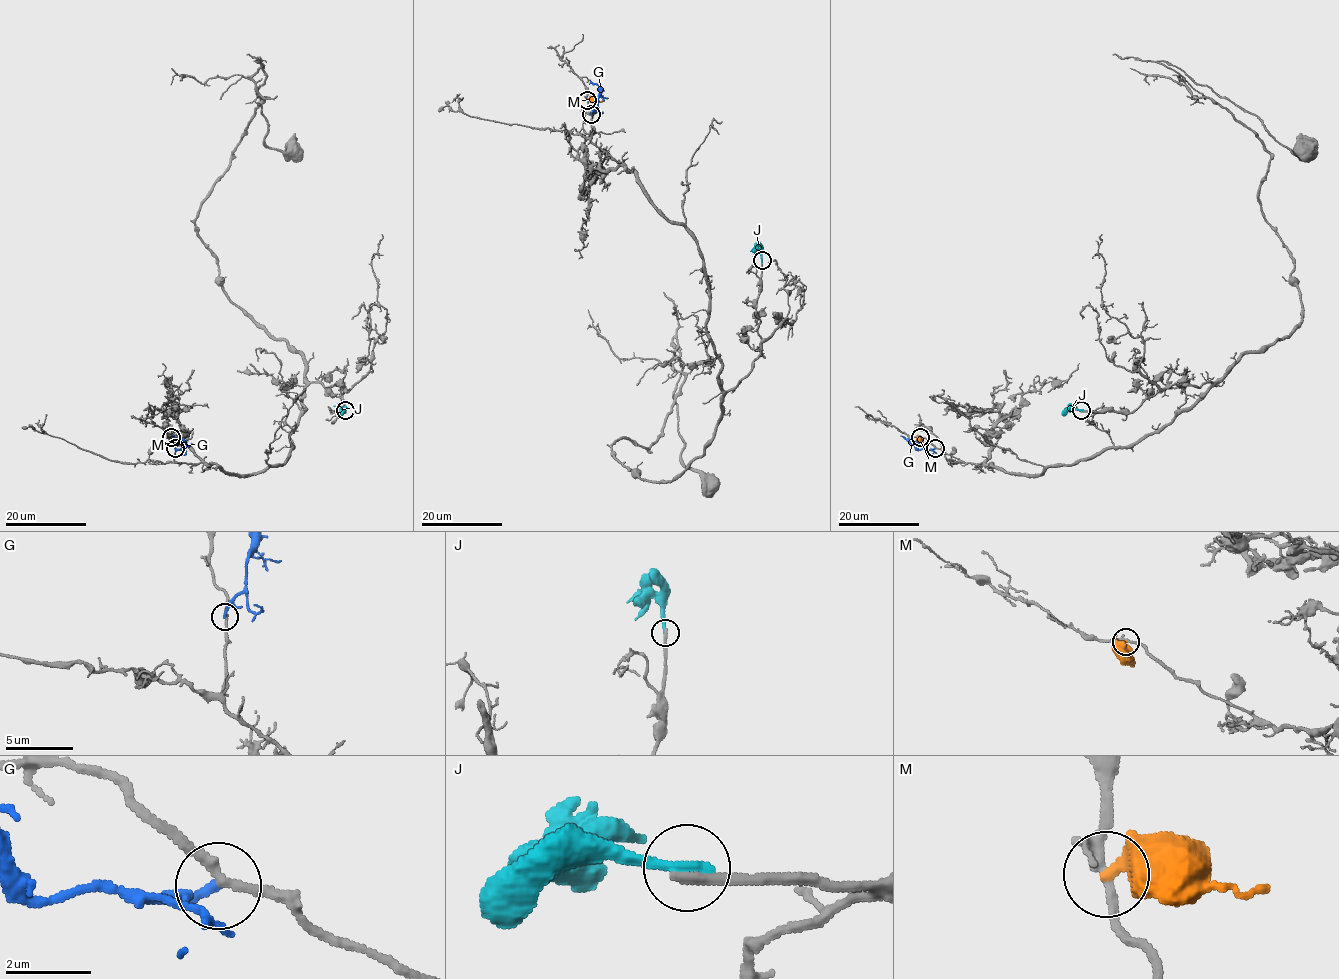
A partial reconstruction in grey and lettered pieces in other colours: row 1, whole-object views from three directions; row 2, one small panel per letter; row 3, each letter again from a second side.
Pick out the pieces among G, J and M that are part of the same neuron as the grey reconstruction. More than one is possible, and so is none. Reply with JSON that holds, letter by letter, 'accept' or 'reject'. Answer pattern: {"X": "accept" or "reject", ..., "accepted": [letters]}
{"G": "reject", "J": "reject", "M": "reject", "accepted": []}

